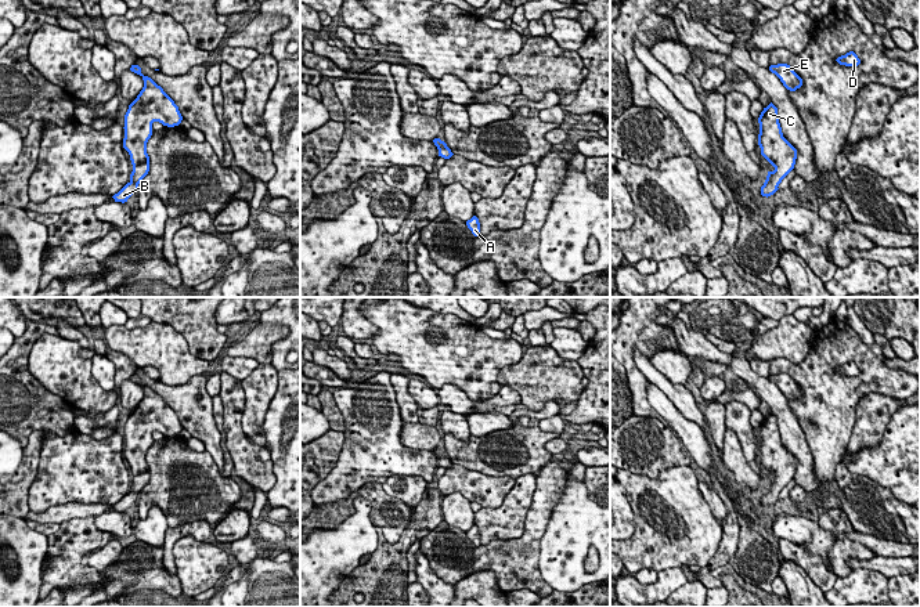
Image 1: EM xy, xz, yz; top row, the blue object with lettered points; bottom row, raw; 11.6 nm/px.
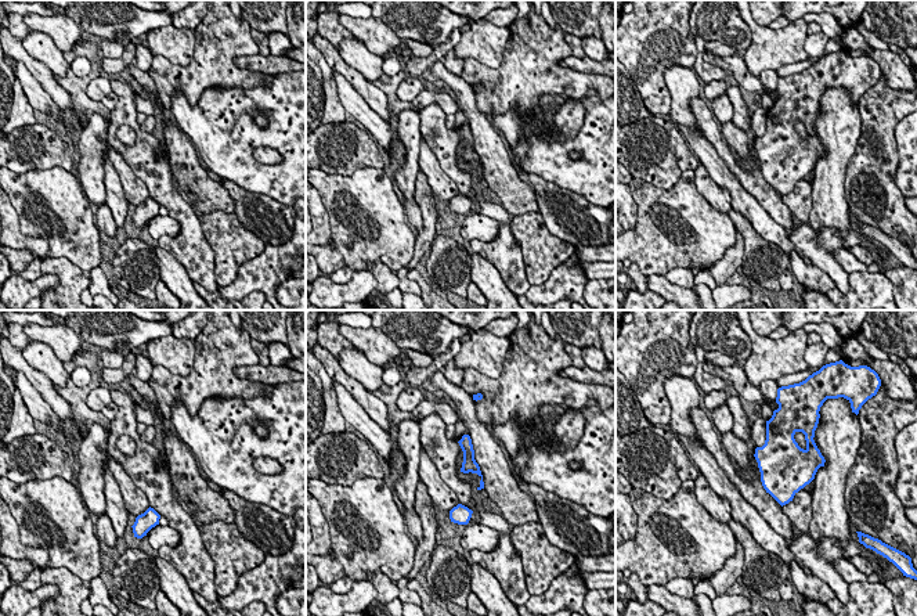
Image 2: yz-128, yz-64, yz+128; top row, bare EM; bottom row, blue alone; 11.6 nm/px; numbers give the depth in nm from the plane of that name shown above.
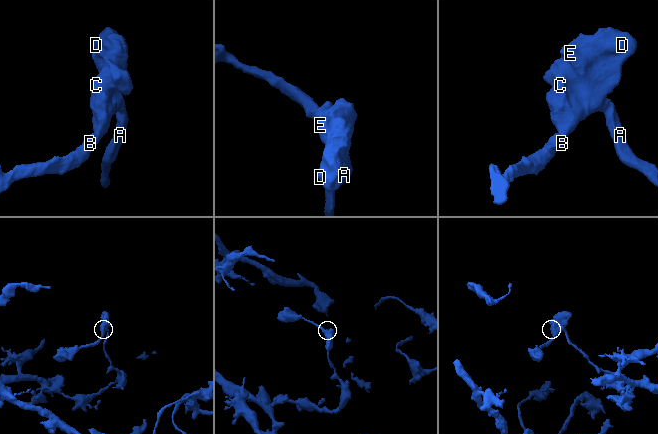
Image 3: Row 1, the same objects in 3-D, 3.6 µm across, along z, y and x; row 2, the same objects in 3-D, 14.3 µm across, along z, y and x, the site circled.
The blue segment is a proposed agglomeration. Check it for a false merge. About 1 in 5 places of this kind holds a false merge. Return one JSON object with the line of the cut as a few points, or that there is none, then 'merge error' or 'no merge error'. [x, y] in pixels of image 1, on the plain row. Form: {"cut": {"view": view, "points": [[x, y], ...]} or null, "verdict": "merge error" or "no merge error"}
{"cut": null, "verdict": "no merge error"}

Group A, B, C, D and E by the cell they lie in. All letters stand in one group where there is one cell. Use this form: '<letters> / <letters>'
A B C D E

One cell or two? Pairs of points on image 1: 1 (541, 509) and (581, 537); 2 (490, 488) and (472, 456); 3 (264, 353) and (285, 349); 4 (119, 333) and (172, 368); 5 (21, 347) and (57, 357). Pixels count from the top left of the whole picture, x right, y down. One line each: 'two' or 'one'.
1: two
2: two
3: two
4: one
5: two

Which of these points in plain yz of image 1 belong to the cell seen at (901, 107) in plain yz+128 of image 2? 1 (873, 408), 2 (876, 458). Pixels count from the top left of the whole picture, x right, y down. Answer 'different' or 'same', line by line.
1: same
2: different

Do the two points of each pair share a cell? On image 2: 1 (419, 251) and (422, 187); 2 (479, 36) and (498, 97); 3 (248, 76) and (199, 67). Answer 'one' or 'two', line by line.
1: one
2: two
3: one

